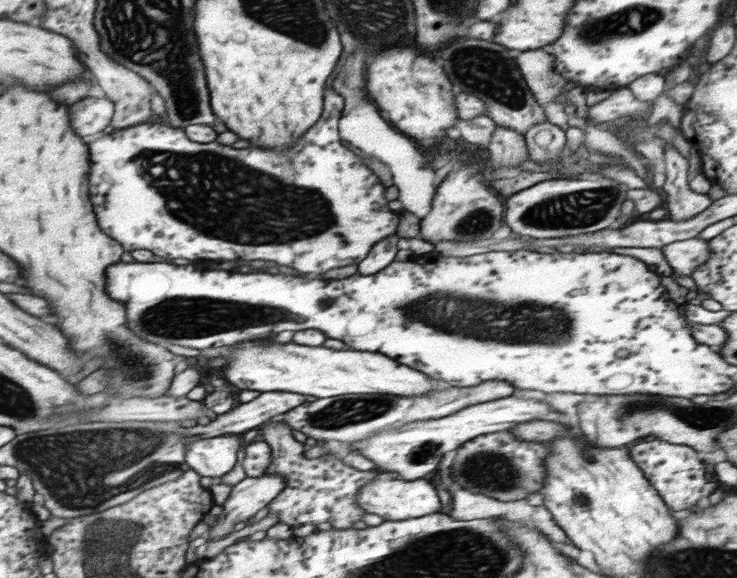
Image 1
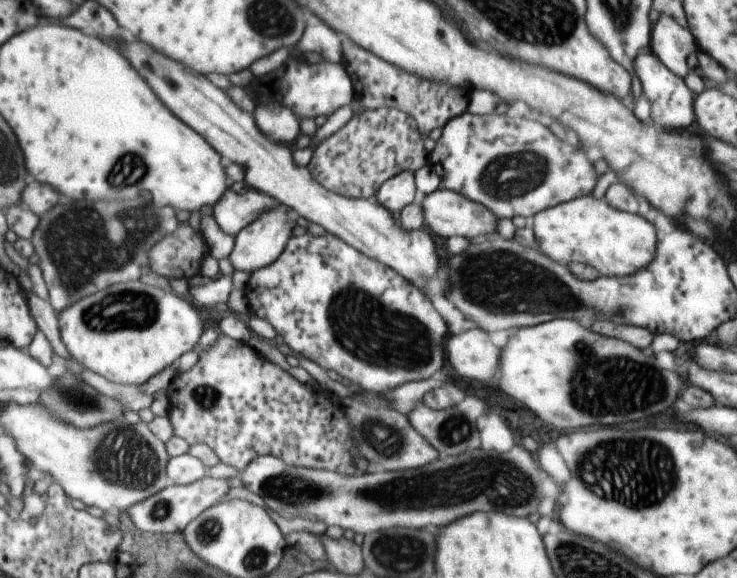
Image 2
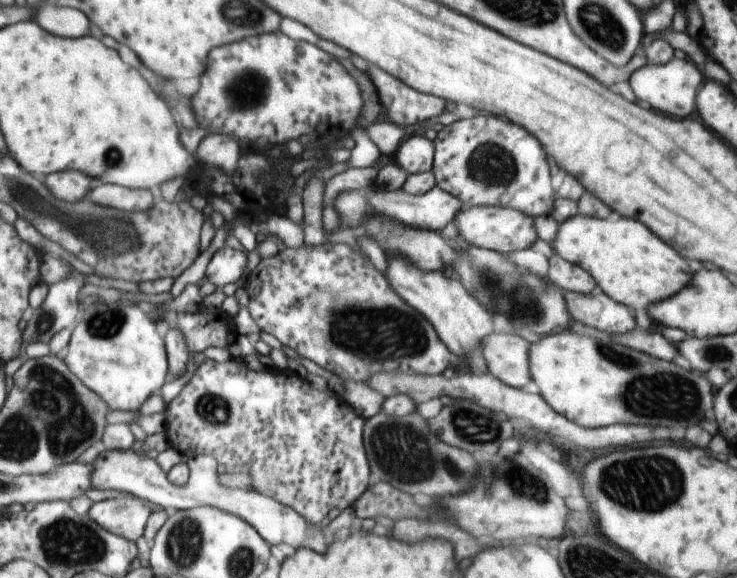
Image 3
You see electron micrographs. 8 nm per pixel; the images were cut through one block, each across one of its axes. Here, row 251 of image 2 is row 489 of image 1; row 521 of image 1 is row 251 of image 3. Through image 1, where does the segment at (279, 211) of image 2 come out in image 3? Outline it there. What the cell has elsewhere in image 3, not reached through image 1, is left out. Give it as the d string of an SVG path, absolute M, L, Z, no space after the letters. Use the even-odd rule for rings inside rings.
M226 245L216 250L207 263L202 282L209 282L216 287L233 284L243 274L247 266L246 251L234 250Z

